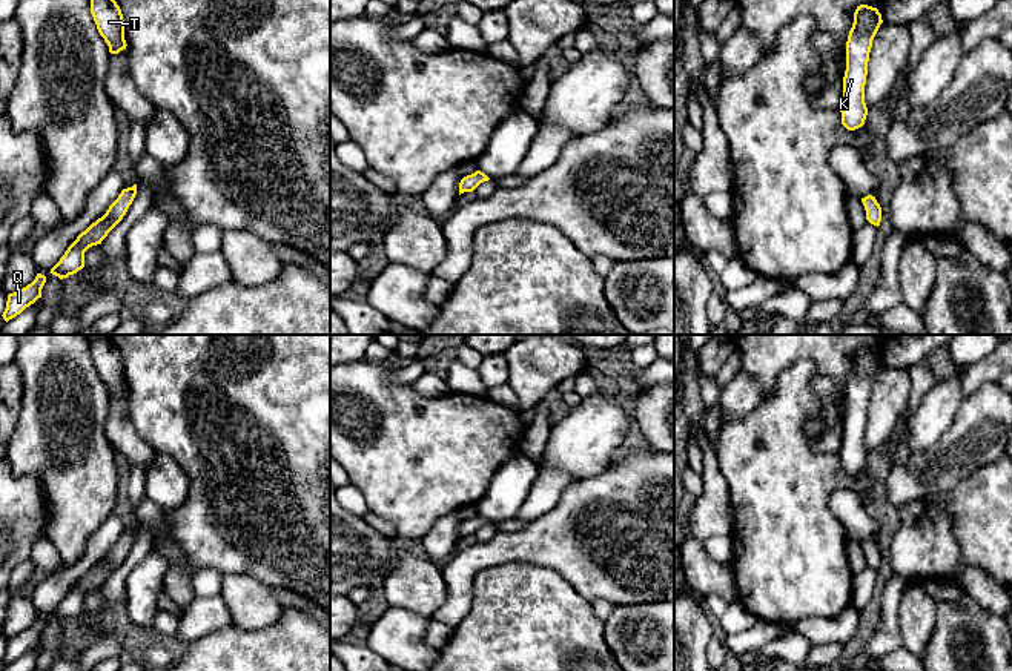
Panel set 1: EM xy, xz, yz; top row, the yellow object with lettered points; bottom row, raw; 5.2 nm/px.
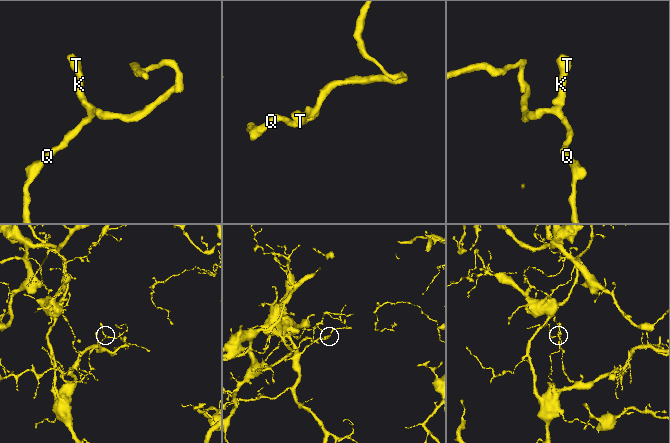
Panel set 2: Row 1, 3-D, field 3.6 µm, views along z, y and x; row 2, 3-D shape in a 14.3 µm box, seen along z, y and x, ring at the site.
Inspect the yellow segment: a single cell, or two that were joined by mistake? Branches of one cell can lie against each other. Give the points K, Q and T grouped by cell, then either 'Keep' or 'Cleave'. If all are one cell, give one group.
Groups: K T / Q. Cleave

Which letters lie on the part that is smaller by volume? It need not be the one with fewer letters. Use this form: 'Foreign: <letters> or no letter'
Foreign: K, T

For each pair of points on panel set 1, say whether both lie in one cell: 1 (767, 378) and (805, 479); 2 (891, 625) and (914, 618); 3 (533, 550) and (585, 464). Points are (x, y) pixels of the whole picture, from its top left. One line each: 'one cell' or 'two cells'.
1: two cells
2: two cells
3: two cells

